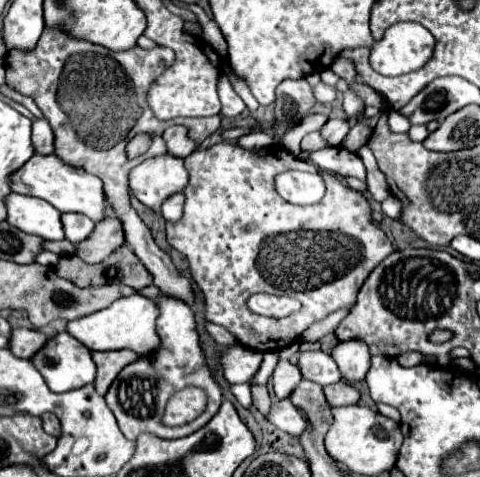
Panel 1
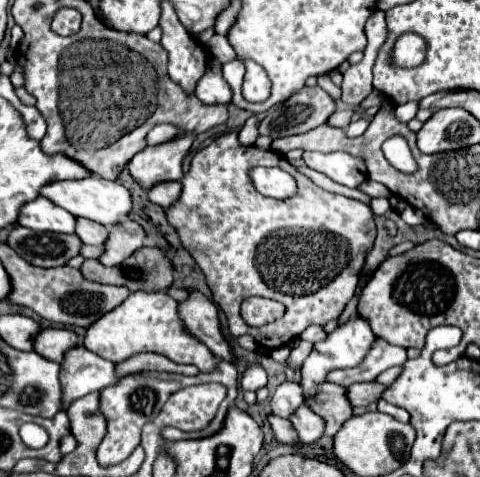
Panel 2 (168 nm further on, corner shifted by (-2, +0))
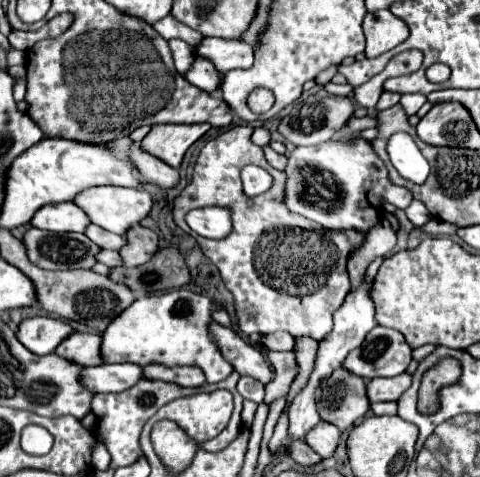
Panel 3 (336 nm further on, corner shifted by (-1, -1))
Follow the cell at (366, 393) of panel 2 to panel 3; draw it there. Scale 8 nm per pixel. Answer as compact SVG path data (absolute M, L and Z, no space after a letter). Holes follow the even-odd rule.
M399 374L391 378L375 378L367 382L367 398L369 402L387 402L387 400L397 400L403 390L411 386L411 376L409 374Z

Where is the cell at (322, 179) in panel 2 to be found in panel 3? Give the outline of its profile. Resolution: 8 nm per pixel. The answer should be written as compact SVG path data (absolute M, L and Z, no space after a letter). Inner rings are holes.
M266 145L263 147L263 151L265 157L269 164L280 171L284 171L286 164L287 164L287 157L285 155L277 154L270 145Z

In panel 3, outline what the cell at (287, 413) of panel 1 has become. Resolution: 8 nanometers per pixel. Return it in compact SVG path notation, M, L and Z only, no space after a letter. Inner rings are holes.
M319 422L315 424L309 432L307 432L307 438L305 442L323 458L329 458L333 456L335 448L337 448L337 440L339 440L339 430L335 426L331 426L329 422Z

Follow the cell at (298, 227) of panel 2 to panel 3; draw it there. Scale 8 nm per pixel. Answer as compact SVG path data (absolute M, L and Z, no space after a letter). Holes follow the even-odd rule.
M233 126L227 132L219 134L217 138L209 140L205 148L201 150L195 168L193 168L193 180L191 186L187 184L183 192L173 202L173 220L175 224L189 234L189 226L185 222L185 214L193 208L203 206L223 206L231 210L233 218L233 230L229 236L221 240L209 240L203 236L193 234L197 244L201 246L203 254L219 268L221 278L227 286L227 290L233 294L235 302L235 314L237 314L237 326L243 336L249 334L275 334L275 332L289 332L291 336L311 336L315 340L321 340L333 326L333 312L343 304L347 292L349 292L349 276L347 276L347 258L355 246L359 246L365 236L357 230L327 230L319 226L313 220L307 220L305 216L293 214L285 202L285 182L287 174L279 172L269 166L269 162L263 156L263 150L251 142L251 126ZM247 164L255 164L261 168L267 168L273 176L273 186L267 190L267 194L249 198L243 194L241 186L241 168Z

